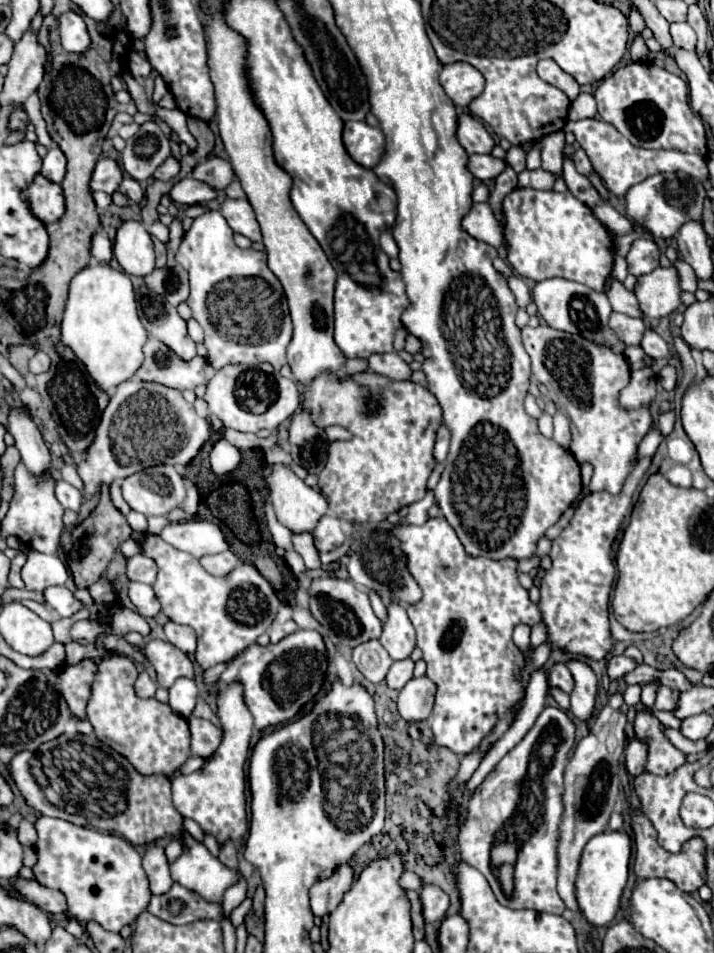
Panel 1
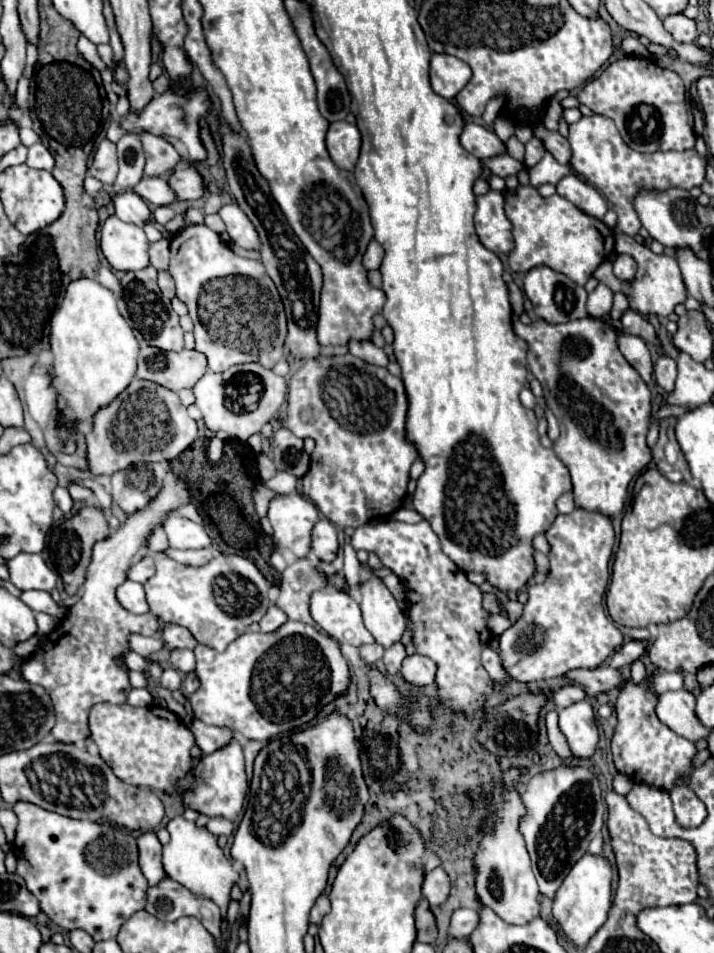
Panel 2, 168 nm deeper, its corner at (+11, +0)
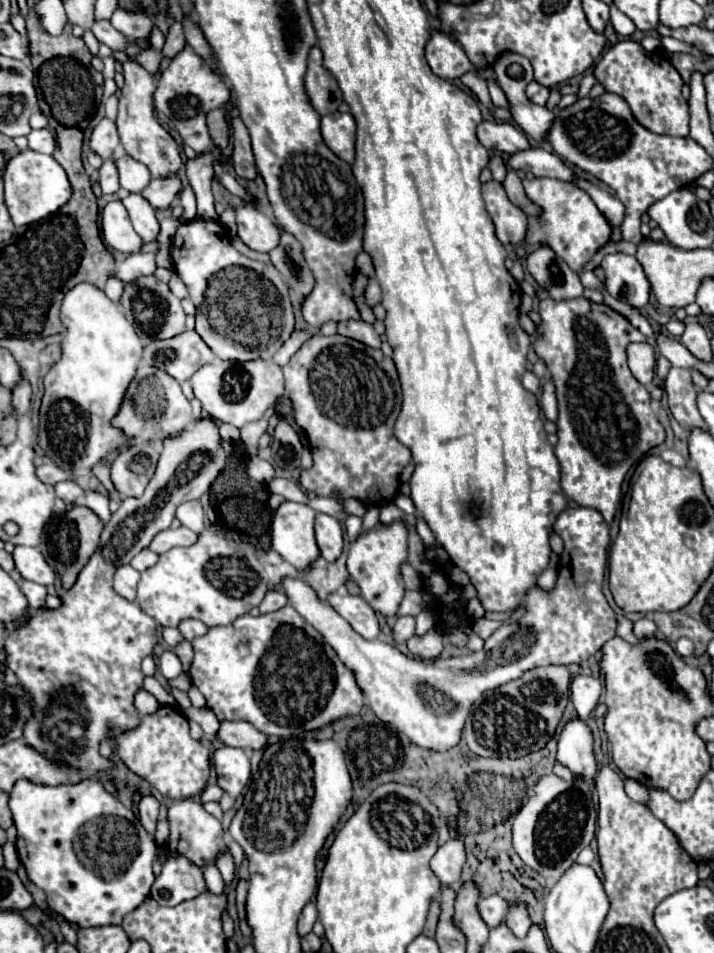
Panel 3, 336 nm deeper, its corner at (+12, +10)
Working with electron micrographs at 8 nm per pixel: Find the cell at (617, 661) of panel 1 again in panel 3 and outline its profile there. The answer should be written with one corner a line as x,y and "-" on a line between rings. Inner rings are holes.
641,618
641,620
637,620
637,622
633,624
633,634
635,634
639,640
651,638
651,636
655,636
655,632
657,632
657,626
655,626
653,620
649,620
649,618

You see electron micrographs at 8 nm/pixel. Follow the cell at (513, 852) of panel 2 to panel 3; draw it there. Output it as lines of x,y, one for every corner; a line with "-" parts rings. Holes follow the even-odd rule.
509,902
509,910
507,910
507,918
505,918
507,926
513,930
515,936
523,936
527,934
529,926
531,926
531,918
527,912
527,904
525,902

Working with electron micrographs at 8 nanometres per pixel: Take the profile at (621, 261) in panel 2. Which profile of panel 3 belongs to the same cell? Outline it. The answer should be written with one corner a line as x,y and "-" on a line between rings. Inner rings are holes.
623,252
607,254
601,262
601,268
607,276
605,288
613,298
623,300
635,308
643,308
649,302
651,288
635,256

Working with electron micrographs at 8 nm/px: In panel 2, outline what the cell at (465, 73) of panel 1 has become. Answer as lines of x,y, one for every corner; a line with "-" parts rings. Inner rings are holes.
432,54
430,82
436,94
452,100
470,80
472,70
464,60
448,54

